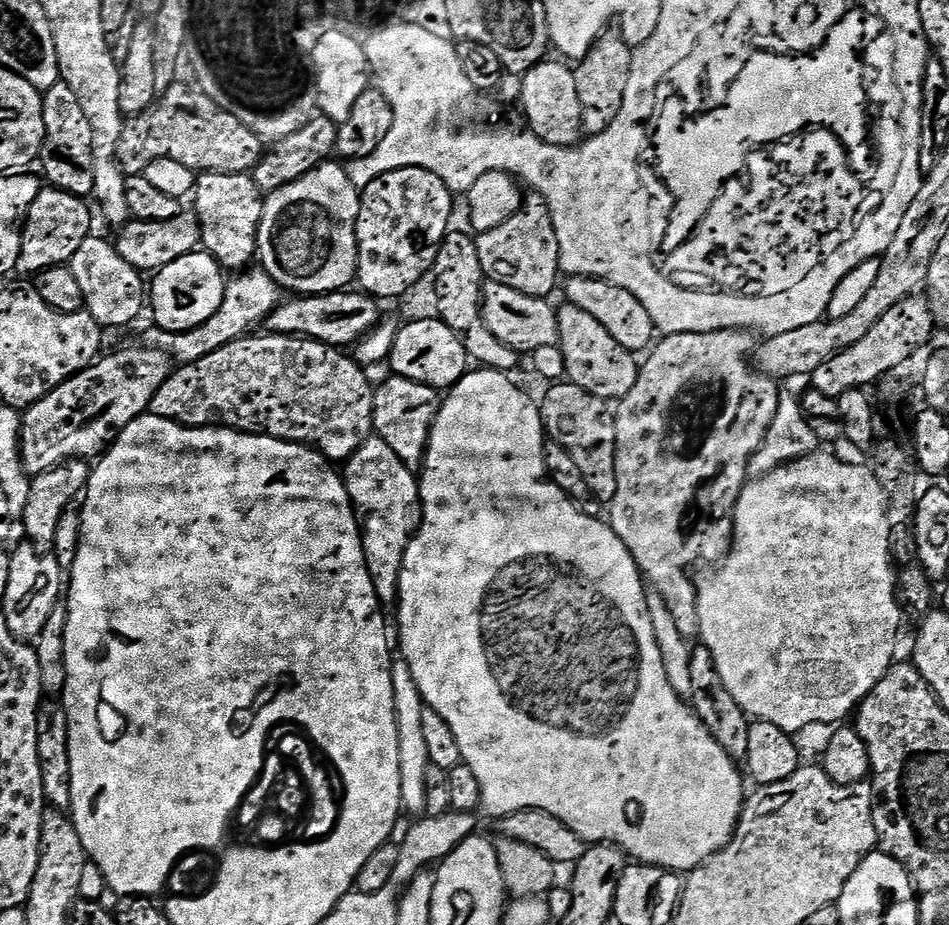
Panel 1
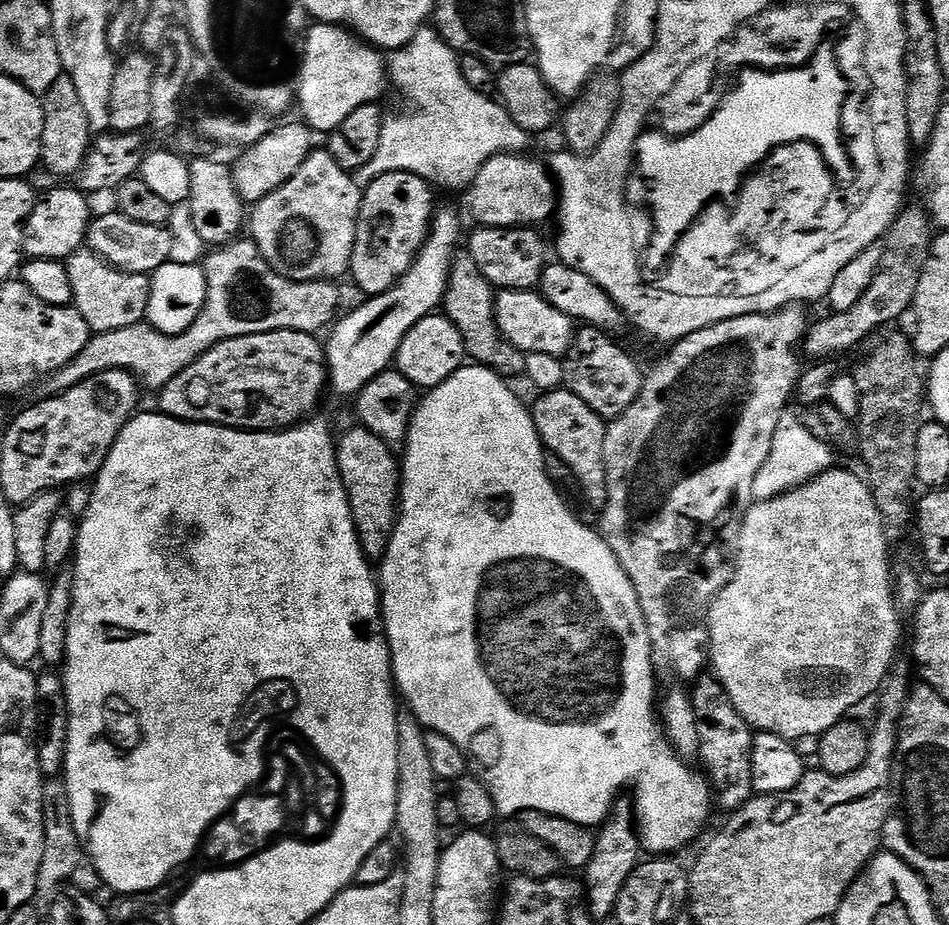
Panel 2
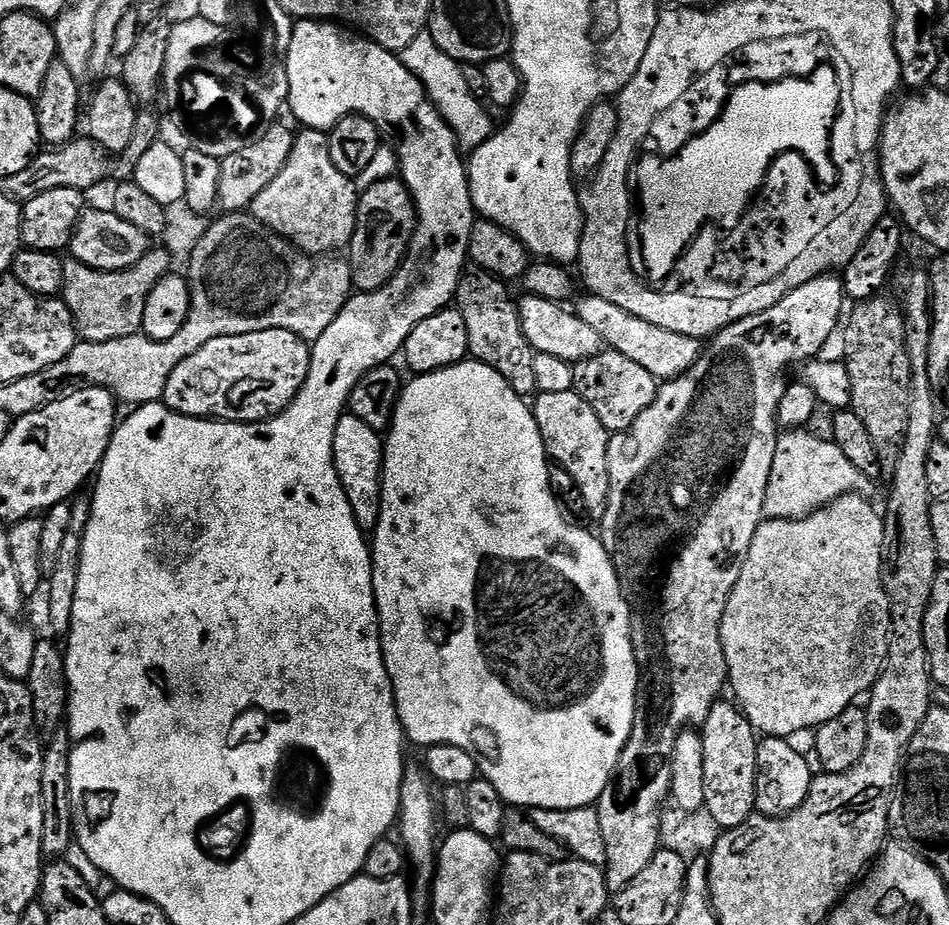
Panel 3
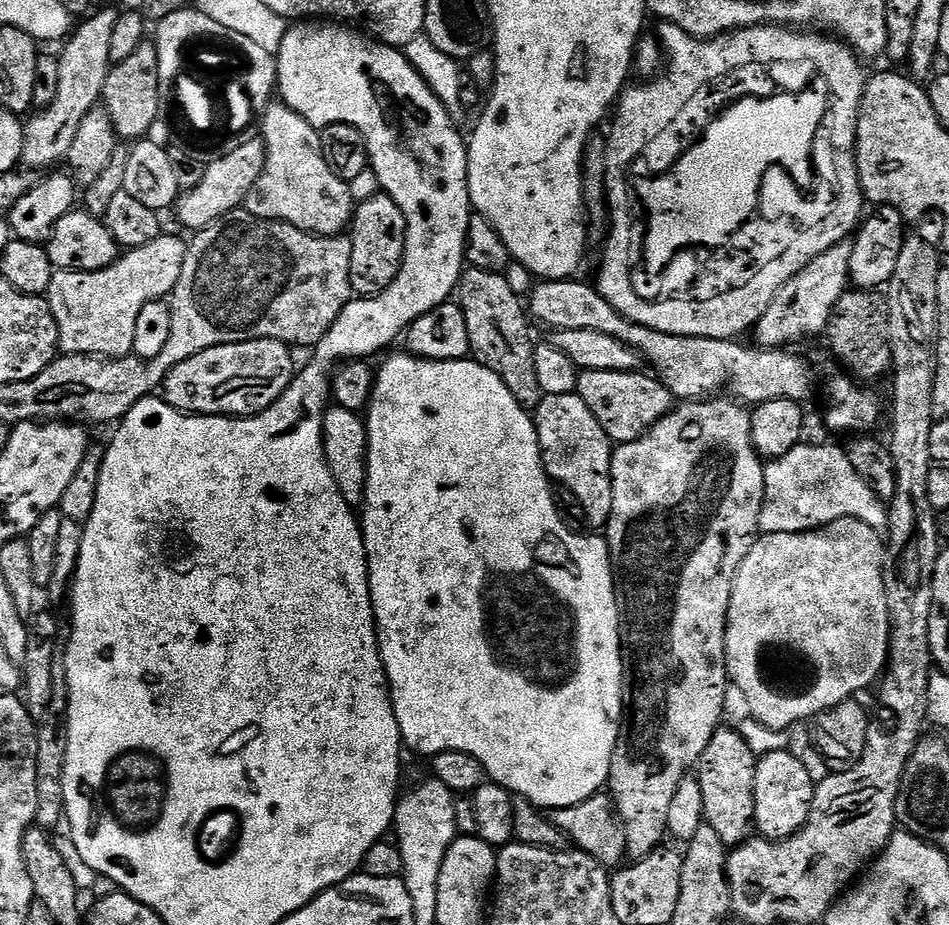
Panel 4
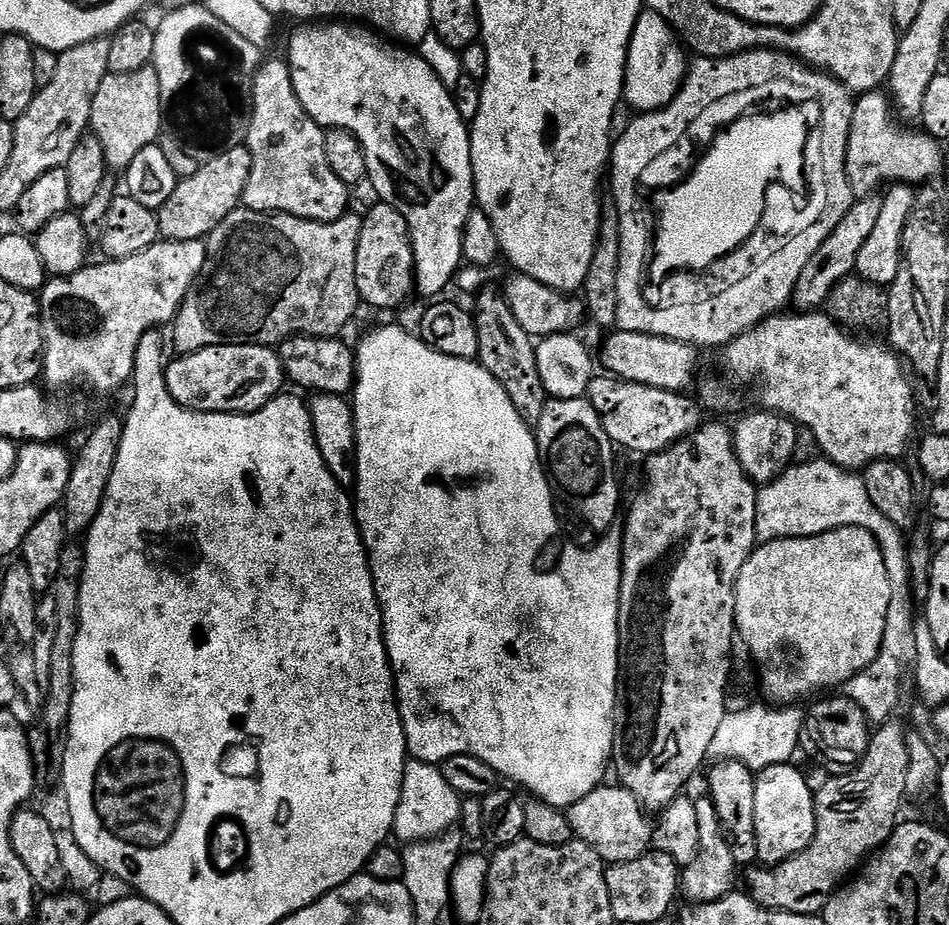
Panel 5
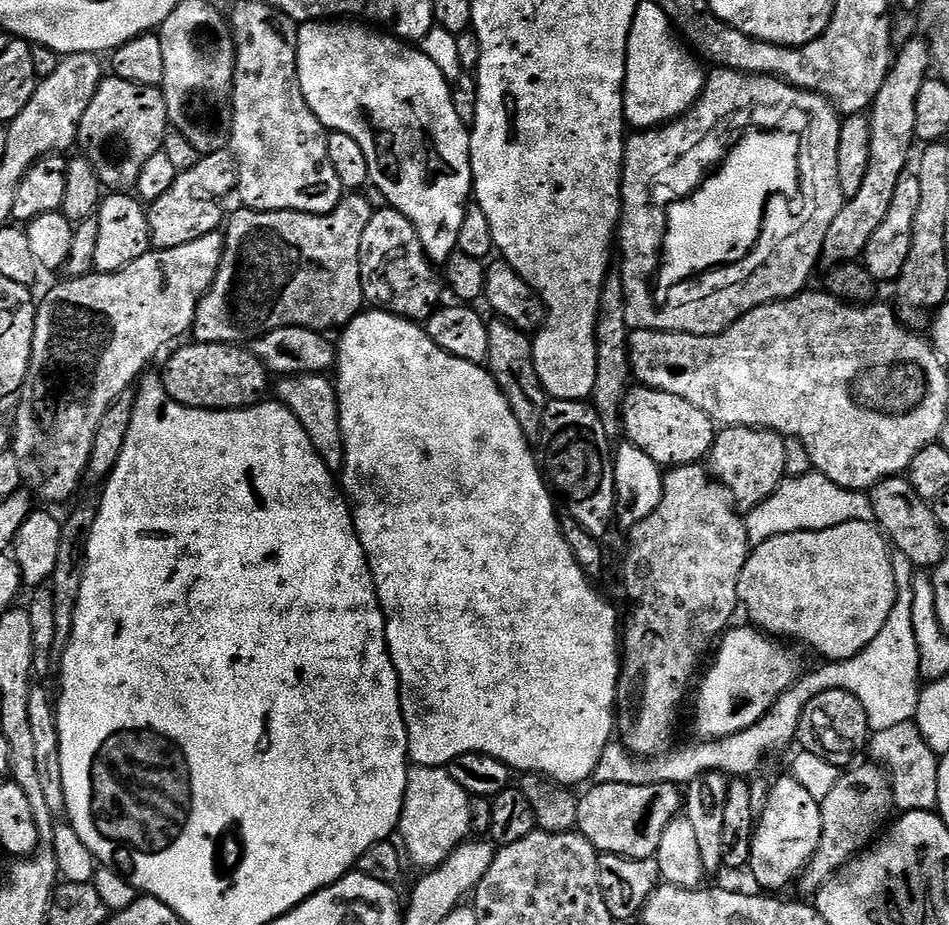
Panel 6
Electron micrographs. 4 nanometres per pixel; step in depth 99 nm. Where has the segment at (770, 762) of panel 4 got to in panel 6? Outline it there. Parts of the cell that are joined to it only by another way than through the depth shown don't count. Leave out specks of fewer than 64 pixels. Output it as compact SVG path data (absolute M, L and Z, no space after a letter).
M785 774L784 777L781 778L777 784L773 783L768 790L768 799L763 801L762 808L764 808L764 813L761 811L758 816L758 823L756 826L756 833L752 836L752 853L750 854L750 858L748 859L748 868L750 869L750 873L752 872L752 876L757 880L758 883L761 884L763 891L768 894L780 894L783 888L788 888L797 883L800 879L801 872L807 868L808 863L814 858L814 854L818 850L818 842L822 838L822 814L820 813L820 801L815 800L813 795L809 793L802 786L802 784L795 780L795 778L791 774Z

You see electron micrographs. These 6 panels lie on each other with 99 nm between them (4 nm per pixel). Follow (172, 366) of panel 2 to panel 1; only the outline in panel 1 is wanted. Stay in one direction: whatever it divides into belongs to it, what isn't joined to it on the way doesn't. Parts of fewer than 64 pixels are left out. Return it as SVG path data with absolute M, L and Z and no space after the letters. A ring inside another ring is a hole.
M263 270L249 271L247 274L236 274L224 286L224 298L218 314L210 318L201 328L191 328L189 332L166 332L155 326L145 334L143 343L150 348L157 348L168 353L177 365L193 364L206 354L239 340L241 336L249 335L253 330L267 321L268 315L282 303L282 289L279 284L268 277ZM252 272L252 273L251 273ZM248 275L249 276L244 276Z

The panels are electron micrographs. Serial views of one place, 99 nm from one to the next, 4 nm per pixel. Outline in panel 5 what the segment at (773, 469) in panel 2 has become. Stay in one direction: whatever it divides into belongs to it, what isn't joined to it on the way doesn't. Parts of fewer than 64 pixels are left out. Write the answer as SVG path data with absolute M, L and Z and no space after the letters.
M819 458L805 464L793 463L778 479L763 485L756 493L756 539L760 544L768 544L771 540L817 536L839 528L861 528L875 536L878 546L882 550L882 558L886 562L886 574L890 578L890 610L886 614L886 630L884 631L882 650L878 652L878 658L866 670L862 670L853 680L848 680L842 685L843 695L853 700L864 711L869 725L879 726L889 723L895 717L892 715L899 710L900 703L904 700L904 687L907 684L909 687L910 677L913 675L917 655L915 626L918 619L918 604L916 608L918 600L912 591L912 571L910 570L905 533L897 524L887 520L882 514L882 510L878 510L878 506L874 506L874 502L870 502L870 494L866 490L863 475L838 466L827 458Z

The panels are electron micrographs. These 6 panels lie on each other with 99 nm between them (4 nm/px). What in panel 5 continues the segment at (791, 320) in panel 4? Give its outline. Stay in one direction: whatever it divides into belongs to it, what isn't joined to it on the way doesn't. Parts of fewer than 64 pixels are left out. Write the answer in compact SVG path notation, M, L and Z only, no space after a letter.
M876 194L859 197L853 203L852 209L846 214L846 218L842 218L842 222L838 222L838 226L834 226L833 232L822 242L818 252L814 254L810 262L806 262L791 298L791 303L797 309L823 309L827 305L830 294L838 286L838 282L842 282L855 273L858 253L862 250L863 244L870 238L883 205L883 199Z

